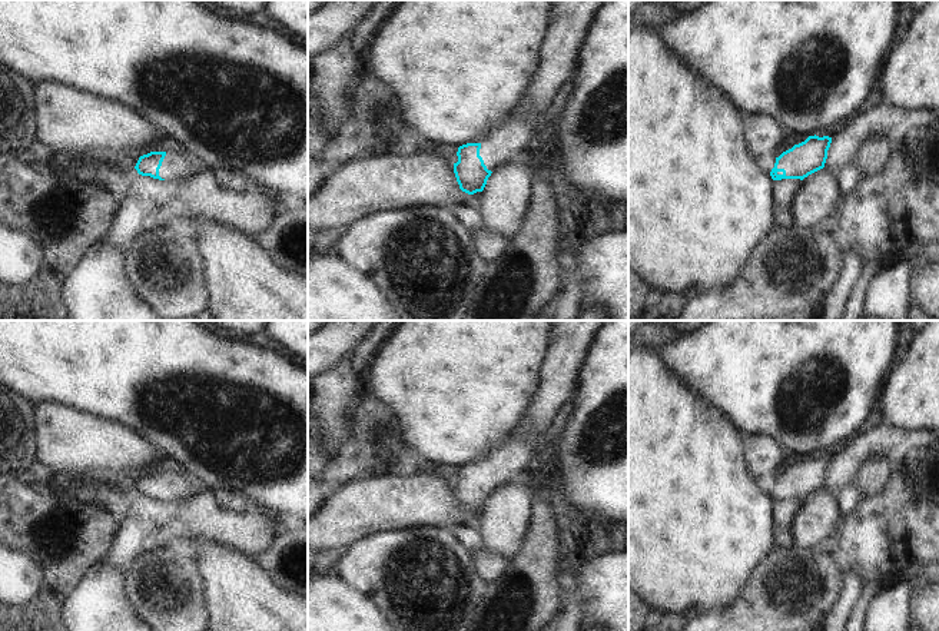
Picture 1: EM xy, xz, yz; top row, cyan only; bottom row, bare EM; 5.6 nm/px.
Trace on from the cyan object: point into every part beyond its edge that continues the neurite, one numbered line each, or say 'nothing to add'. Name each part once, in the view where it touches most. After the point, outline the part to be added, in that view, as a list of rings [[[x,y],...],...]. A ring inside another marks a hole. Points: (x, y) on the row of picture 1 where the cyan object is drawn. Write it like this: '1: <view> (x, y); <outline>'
1: xz (510, 138); [[[531,113],[508,117],[501,122],[491,136],[481,143],[480,156],[488,170],[494,172],[527,150],[540,124],[540,117]]]

